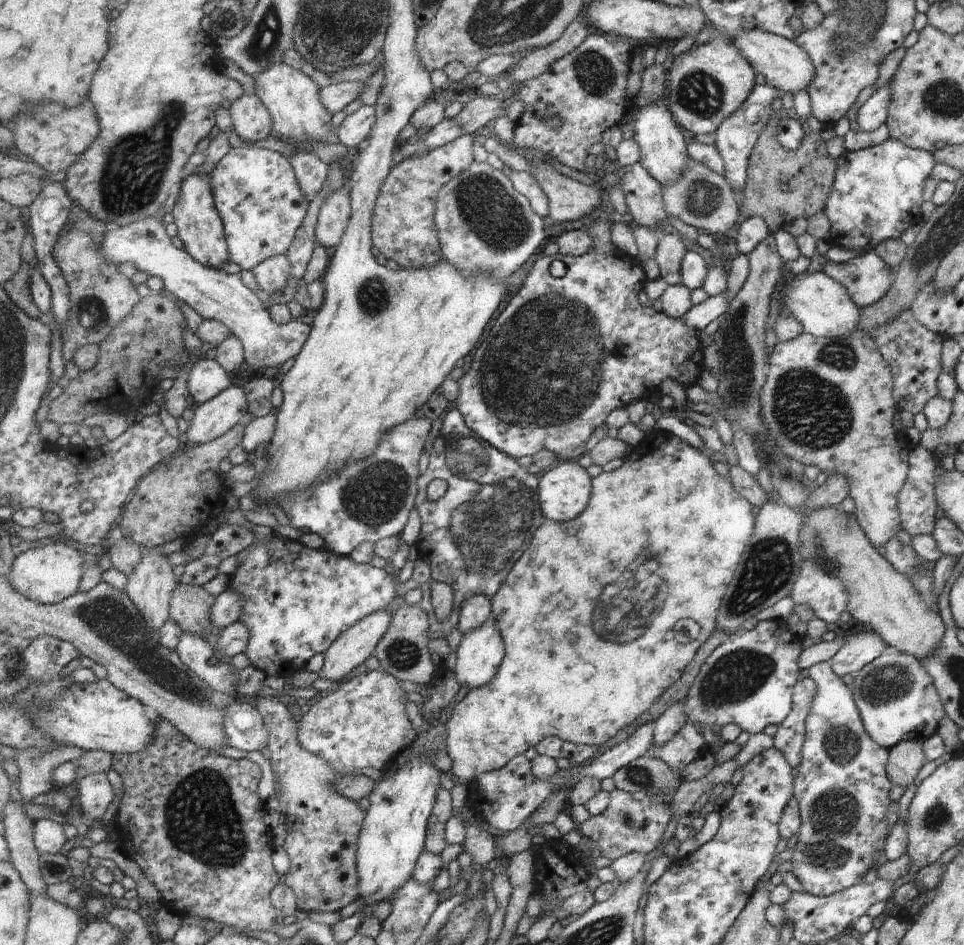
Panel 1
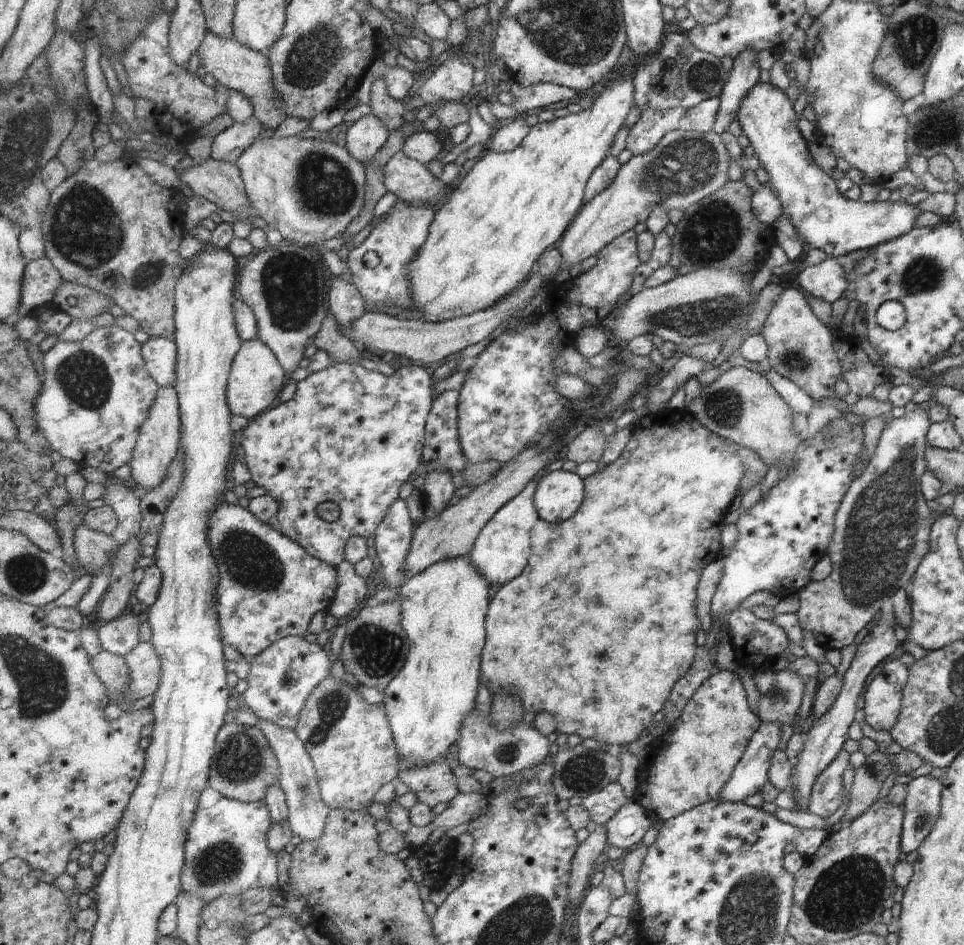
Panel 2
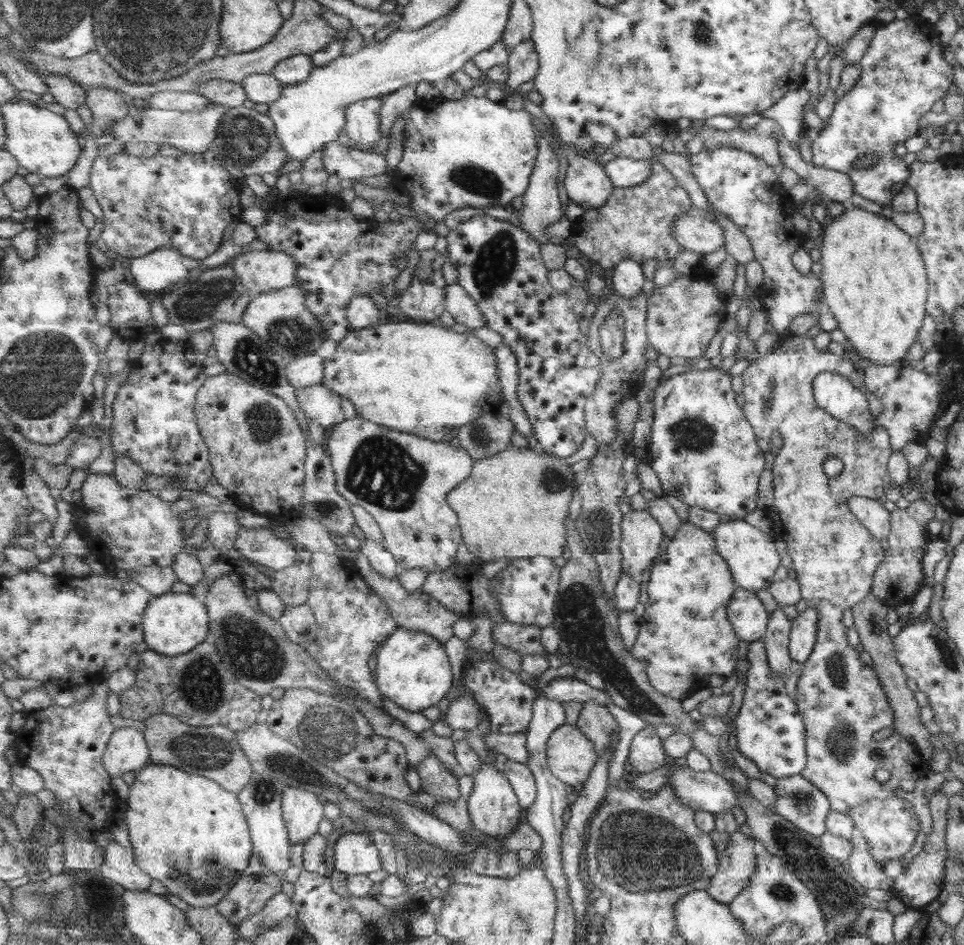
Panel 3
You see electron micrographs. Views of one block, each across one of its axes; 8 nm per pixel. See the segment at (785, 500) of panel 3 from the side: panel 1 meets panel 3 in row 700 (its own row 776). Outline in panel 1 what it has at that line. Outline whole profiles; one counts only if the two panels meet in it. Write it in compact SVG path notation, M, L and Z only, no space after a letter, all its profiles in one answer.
M828 661L810 666L807 674L814 682L816 691L804 720L800 761L797 776L792 780L792 797L797 801L801 824L791 842L792 852L788 861L792 866L791 874L799 881L803 891L826 897L863 882L865 872L880 865L878 859L882 856L884 840L895 820L894 814L887 812L891 802L887 792L893 784L885 770L888 749L880 747L869 738L861 724L850 690L831 670Z

